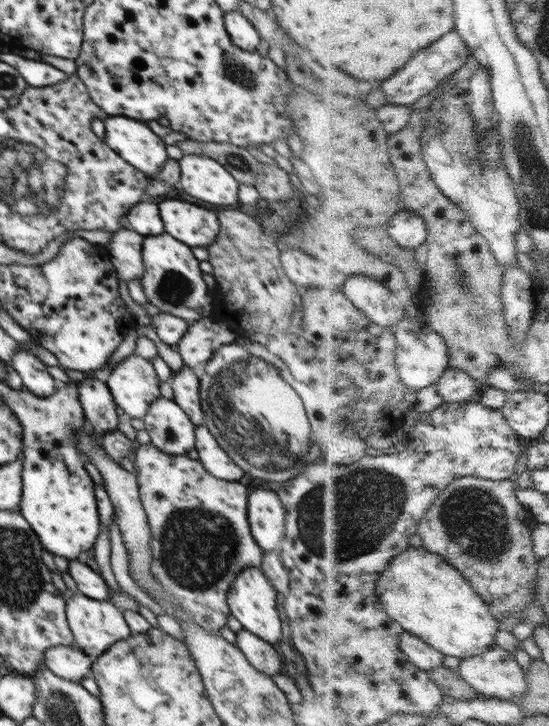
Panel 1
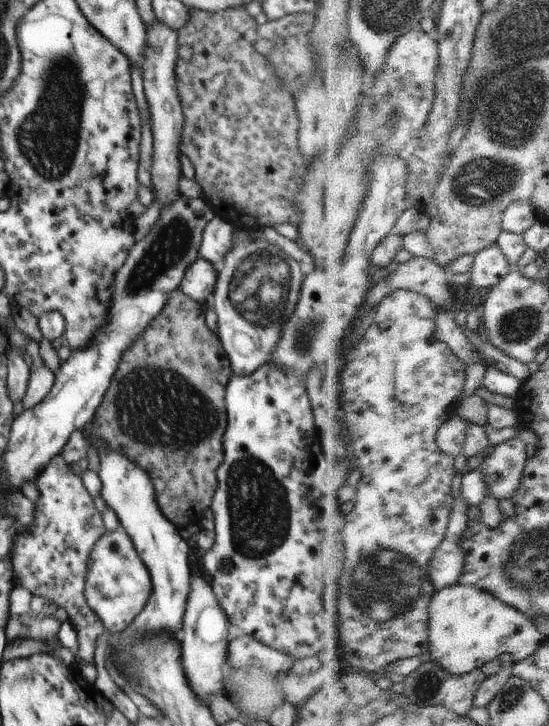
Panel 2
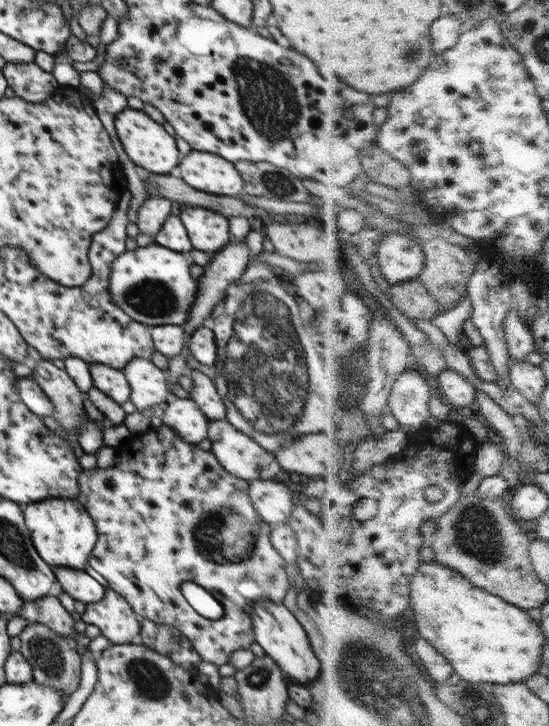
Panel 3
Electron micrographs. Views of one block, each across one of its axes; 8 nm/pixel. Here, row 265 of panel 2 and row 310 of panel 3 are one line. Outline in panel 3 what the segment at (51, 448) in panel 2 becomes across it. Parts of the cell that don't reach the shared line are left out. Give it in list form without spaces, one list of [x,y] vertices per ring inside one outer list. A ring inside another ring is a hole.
[[[154,242],[145,248],[125,251],[112,262],[110,295],[112,301],[132,320],[145,325],[178,325],[188,320],[190,308],[196,300],[198,282],[190,275],[192,260],[187,254],[178,253]]]

